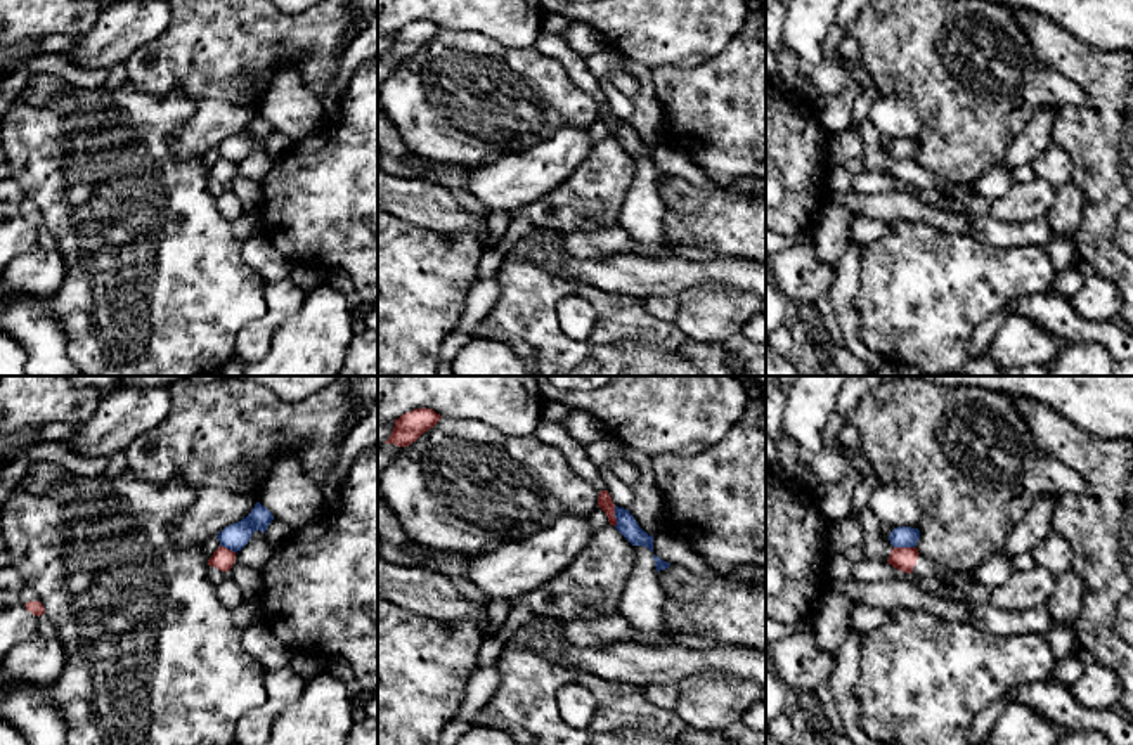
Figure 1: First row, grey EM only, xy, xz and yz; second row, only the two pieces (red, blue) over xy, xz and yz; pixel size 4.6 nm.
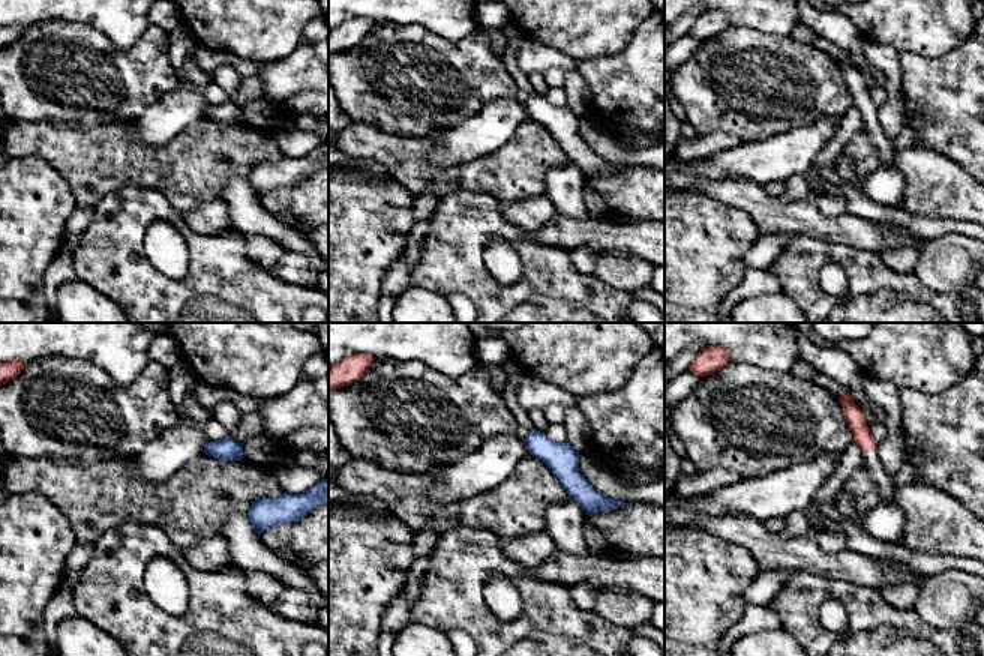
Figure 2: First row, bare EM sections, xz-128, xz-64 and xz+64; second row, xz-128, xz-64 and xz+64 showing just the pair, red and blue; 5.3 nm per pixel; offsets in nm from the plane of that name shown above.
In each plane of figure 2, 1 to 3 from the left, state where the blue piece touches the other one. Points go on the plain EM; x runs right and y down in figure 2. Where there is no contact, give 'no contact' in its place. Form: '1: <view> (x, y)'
1: no contact
2: no contact
3: no contact

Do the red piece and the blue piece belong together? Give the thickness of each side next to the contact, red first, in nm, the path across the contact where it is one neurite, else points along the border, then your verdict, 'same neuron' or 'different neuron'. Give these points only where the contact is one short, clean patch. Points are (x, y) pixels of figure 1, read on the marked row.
70 nm thick on the red side, 90 nm on the other; border along xz (614, 506), (615, 525); different neuron

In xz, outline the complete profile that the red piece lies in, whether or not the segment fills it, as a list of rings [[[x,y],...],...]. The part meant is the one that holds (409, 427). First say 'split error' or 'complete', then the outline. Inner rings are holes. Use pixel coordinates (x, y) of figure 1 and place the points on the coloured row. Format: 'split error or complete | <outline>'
complete | [[[426,407],[405,412],[398,419],[395,419],[393,431],[385,444],[407,447],[416,442],[424,431],[433,428],[440,421],[440,418],[442,416],[433,409]]]

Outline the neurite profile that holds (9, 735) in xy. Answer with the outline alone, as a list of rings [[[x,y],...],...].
[[[0,717],[0,745],[28,745],[28,742],[14,724]]]

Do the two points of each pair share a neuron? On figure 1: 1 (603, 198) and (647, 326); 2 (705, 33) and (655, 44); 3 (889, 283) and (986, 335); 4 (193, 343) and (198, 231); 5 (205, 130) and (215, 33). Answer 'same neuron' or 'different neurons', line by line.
1: different neurons
2: same neuron
3: different neurons
4: same neuron
5: different neurons

